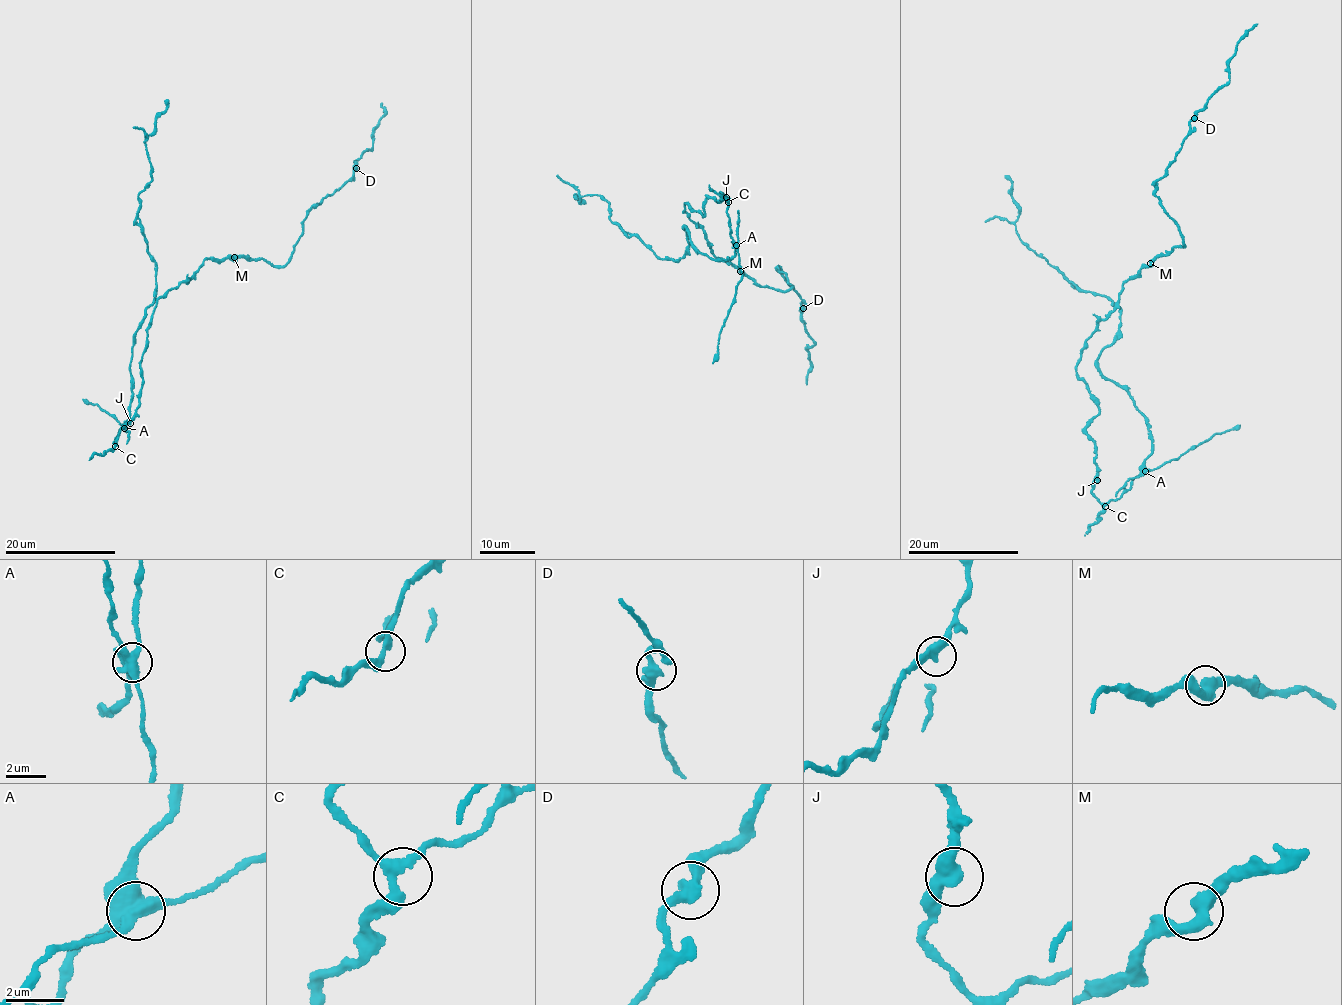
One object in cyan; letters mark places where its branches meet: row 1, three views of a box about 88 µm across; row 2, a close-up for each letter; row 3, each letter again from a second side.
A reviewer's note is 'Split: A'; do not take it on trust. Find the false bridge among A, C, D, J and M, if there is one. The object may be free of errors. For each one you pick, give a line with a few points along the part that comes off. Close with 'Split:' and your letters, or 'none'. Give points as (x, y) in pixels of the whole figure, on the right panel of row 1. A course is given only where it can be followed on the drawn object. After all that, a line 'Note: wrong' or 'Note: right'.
A: course (1144, 472), (1176, 459), (1217, 433), (1234, 429), (1240, 424)
Split: A
Note: right

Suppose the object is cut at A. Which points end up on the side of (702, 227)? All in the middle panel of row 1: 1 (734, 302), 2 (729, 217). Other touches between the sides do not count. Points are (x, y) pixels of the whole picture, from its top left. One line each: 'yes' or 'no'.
1: no
2: yes

